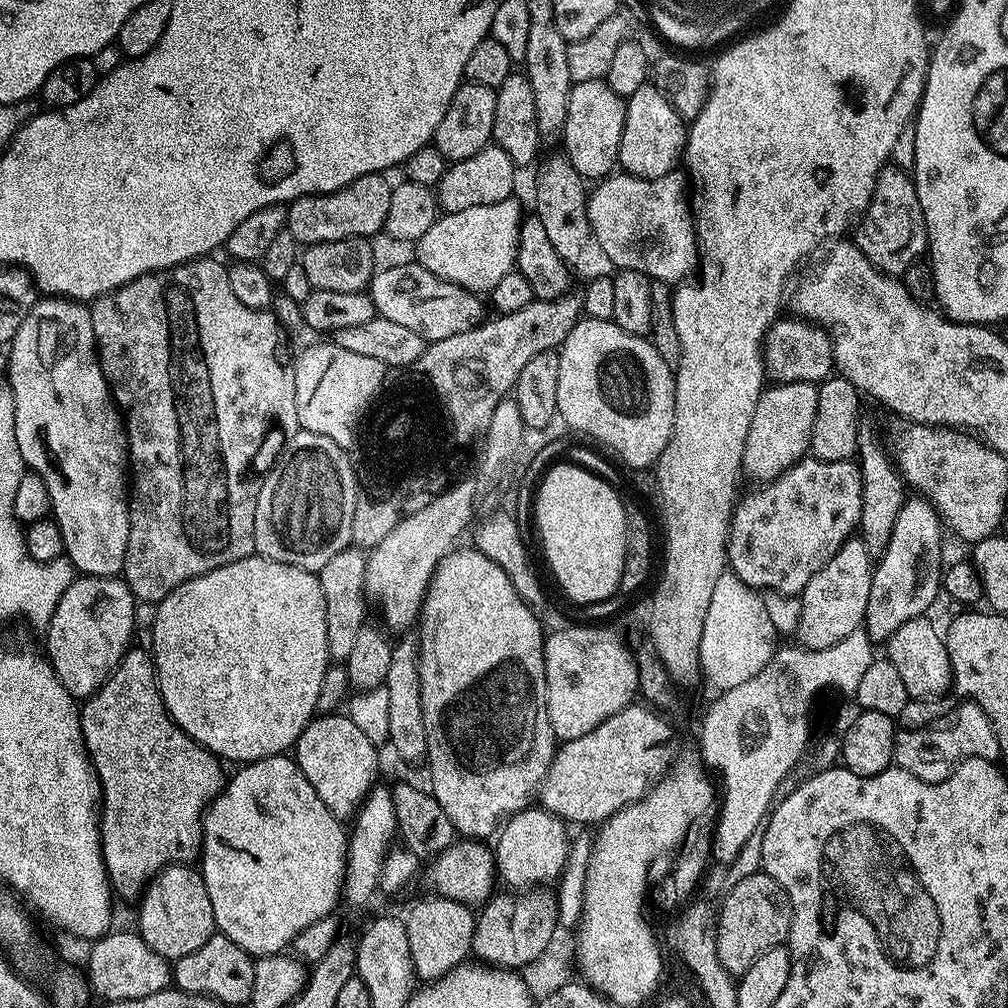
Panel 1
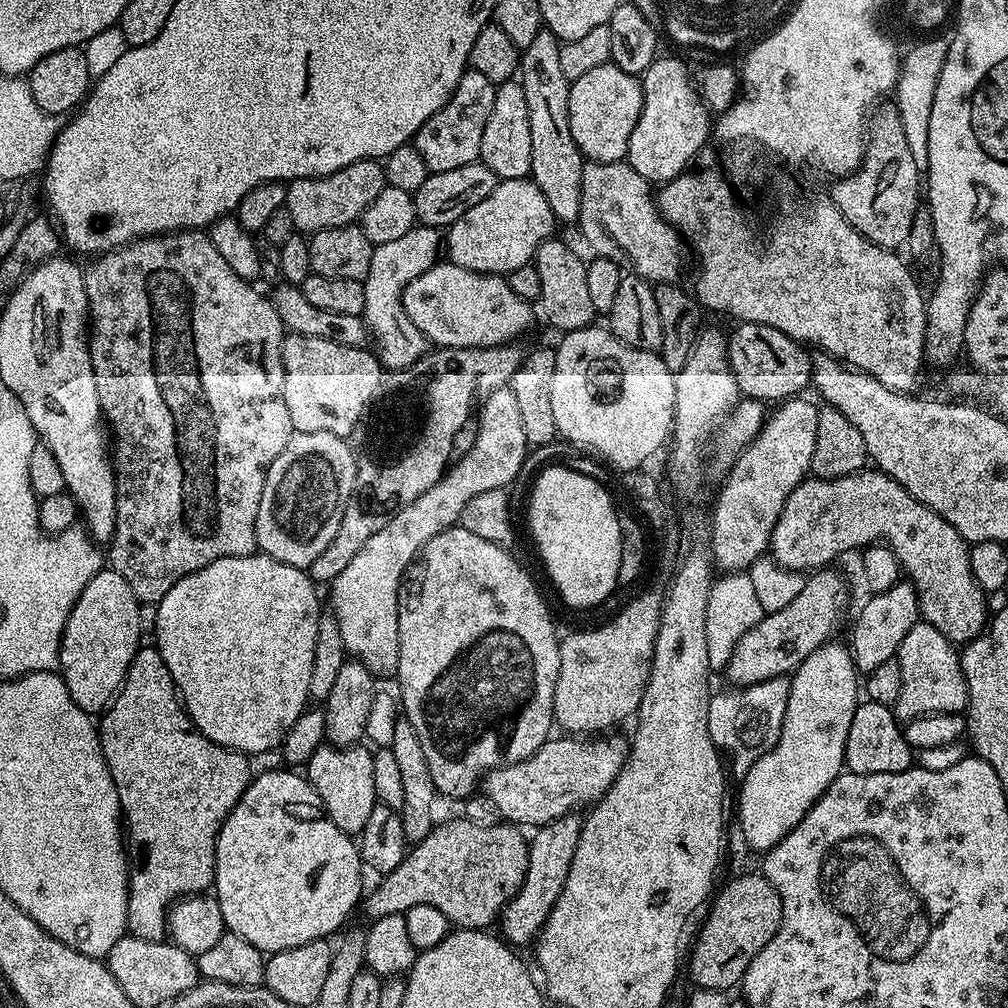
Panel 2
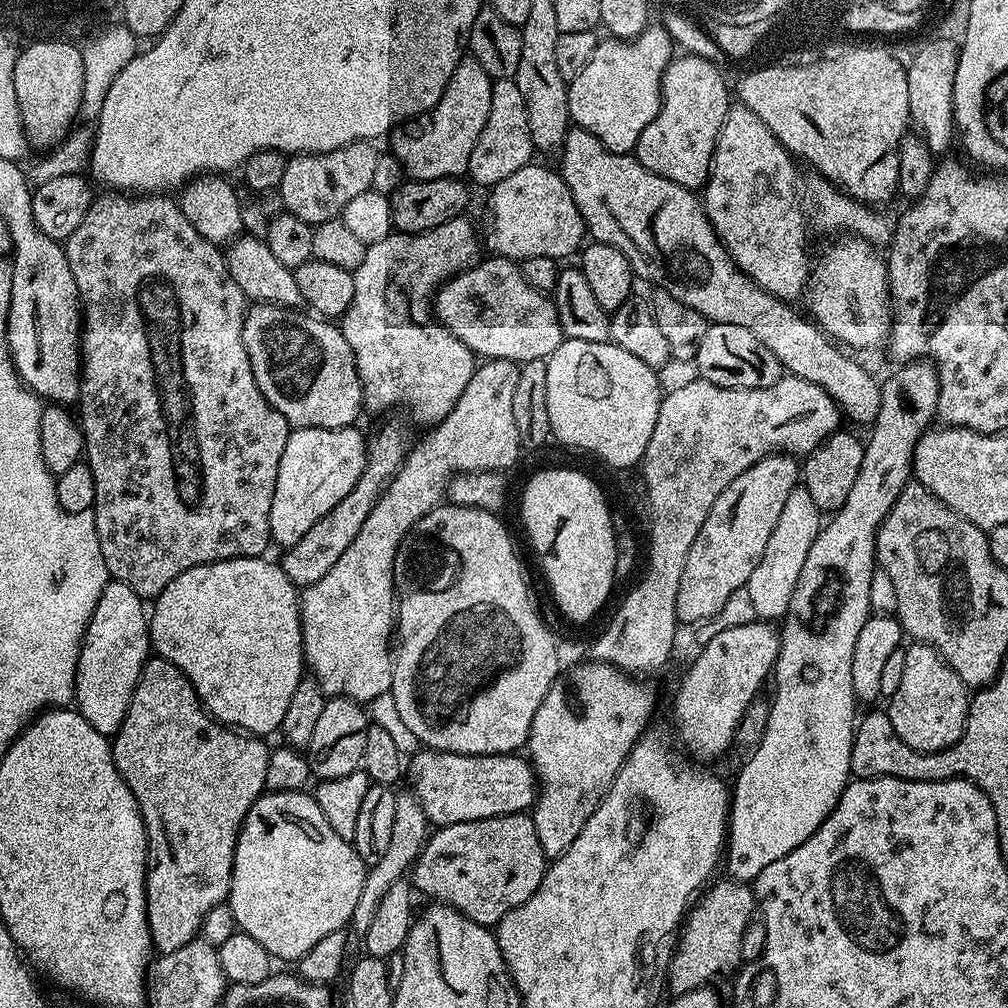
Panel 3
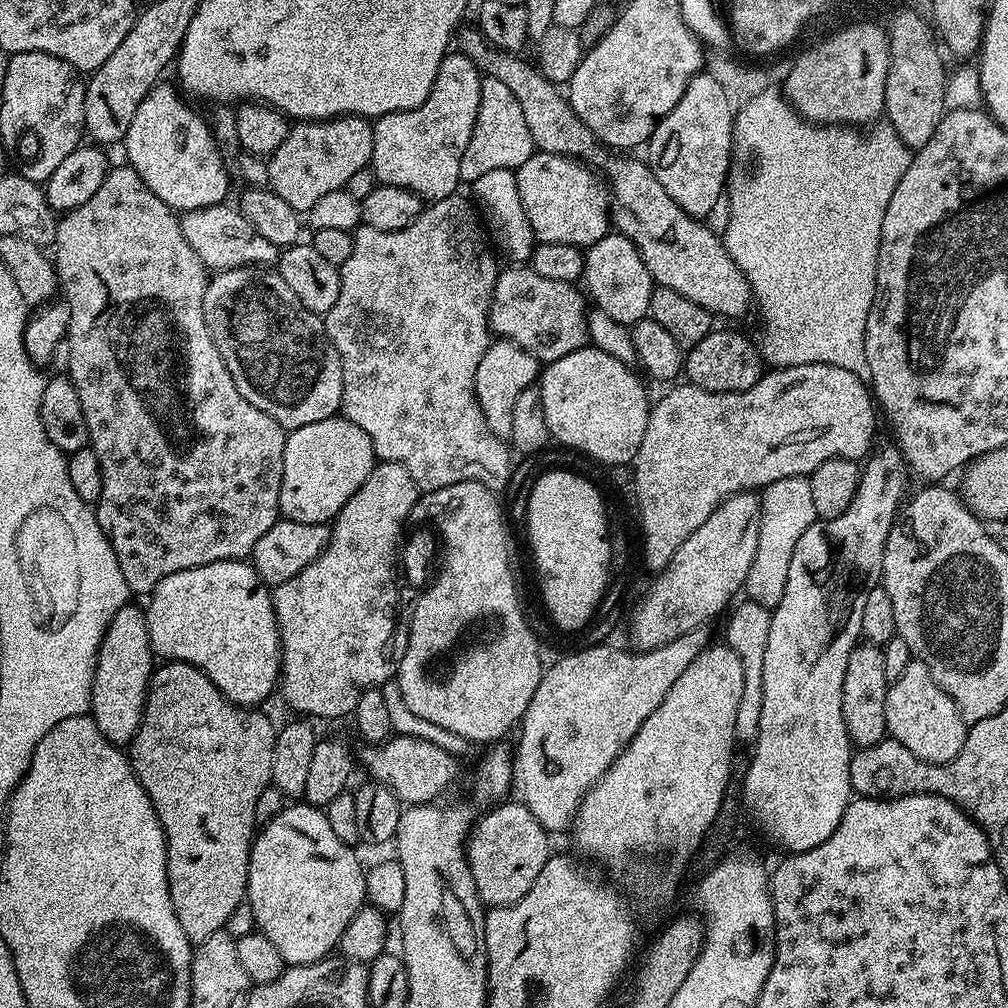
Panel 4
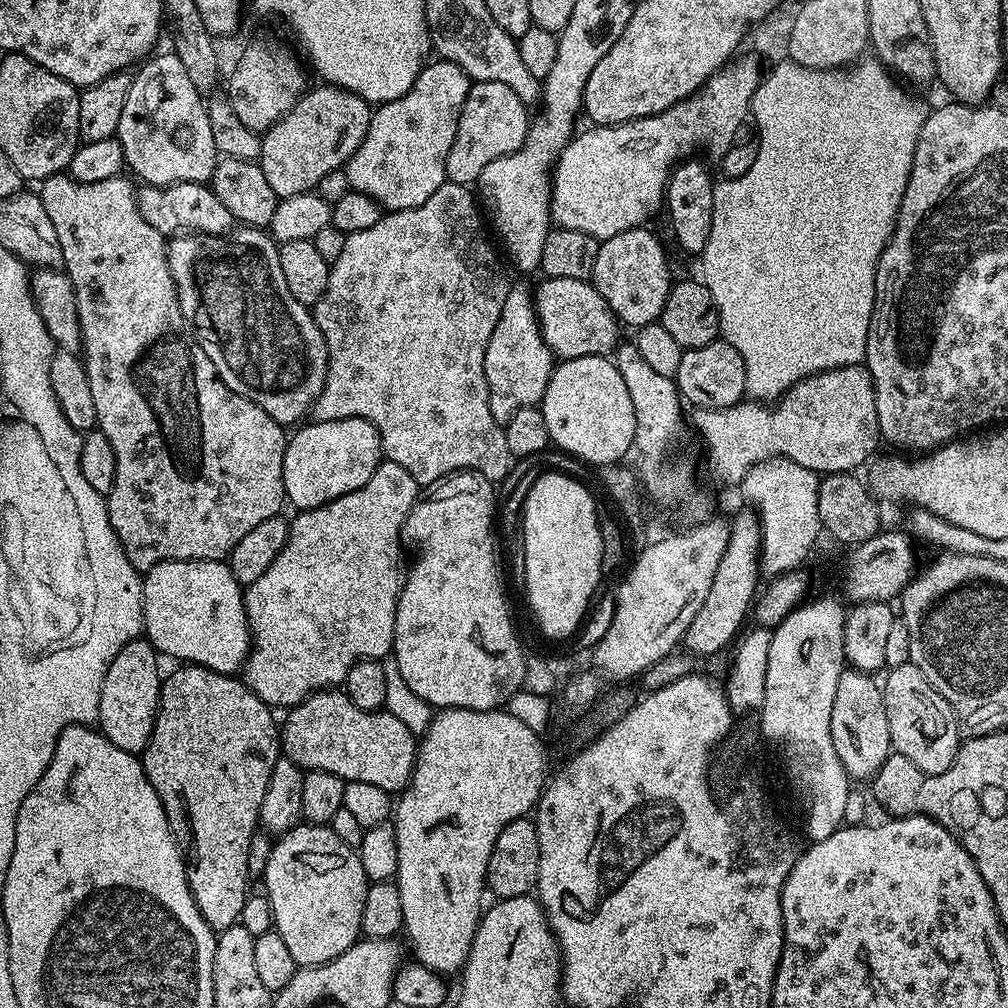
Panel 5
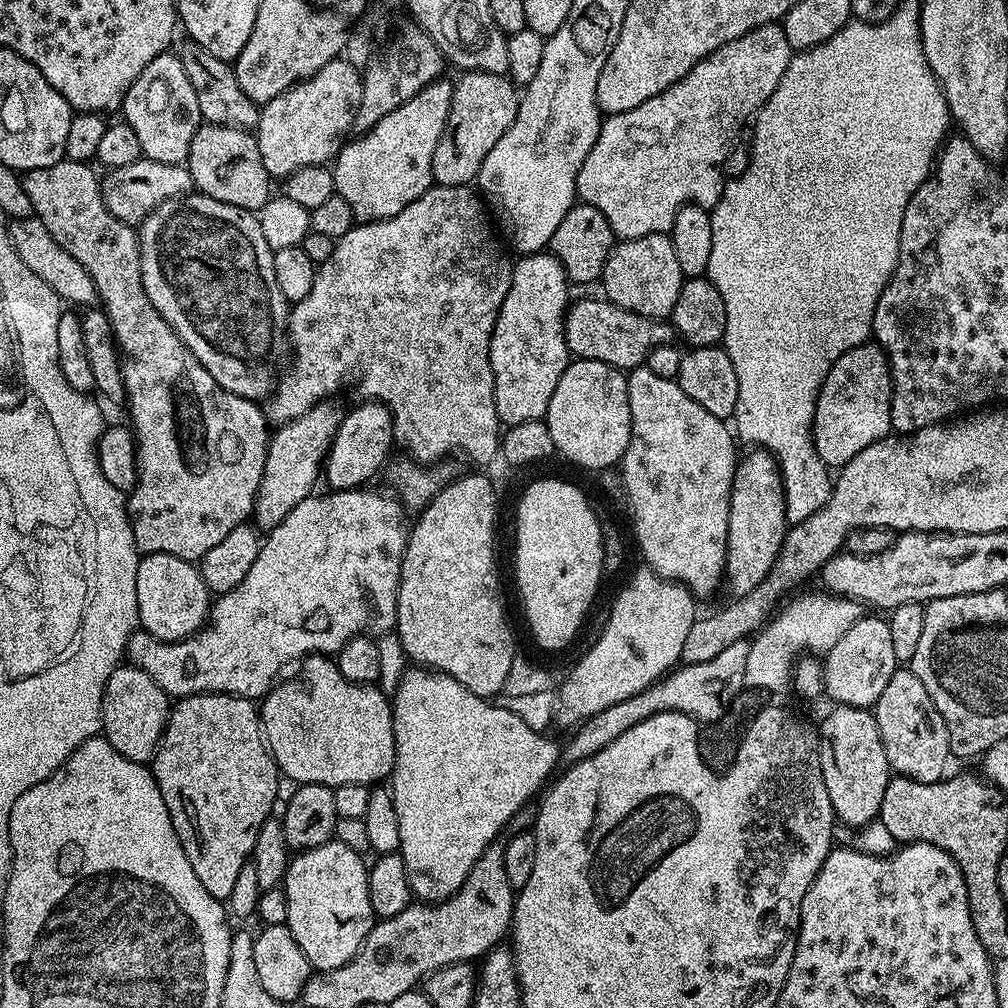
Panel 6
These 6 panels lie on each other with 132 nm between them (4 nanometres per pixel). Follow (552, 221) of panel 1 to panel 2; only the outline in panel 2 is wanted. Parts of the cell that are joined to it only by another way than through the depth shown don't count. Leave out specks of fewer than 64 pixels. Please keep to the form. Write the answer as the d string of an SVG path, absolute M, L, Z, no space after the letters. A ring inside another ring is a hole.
M542 30L530 46L526 46L520 53L520 67L518 79L526 90L526 107L530 110L530 179L536 183L538 190L546 202L550 202L550 210L556 215L561 225L575 225L580 218L582 206L582 170L586 163L584 156L574 142L574 134L570 134L570 118L568 117L568 85L570 81L566 74L562 74L562 66L558 62L561 41L556 35Z

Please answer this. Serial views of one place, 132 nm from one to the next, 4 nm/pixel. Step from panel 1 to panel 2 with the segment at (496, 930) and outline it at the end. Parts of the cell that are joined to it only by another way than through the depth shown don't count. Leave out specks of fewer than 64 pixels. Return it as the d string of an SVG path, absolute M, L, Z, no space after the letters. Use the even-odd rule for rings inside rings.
M569 814L549 824L541 824L533 831L536 833L528 840L526 878L498 920L499 931L509 945L531 945L539 937L546 918L558 902L558 894L562 894L562 886L566 886L566 874L570 874L570 862L574 862L574 850L578 850L583 825L584 821L579 815Z

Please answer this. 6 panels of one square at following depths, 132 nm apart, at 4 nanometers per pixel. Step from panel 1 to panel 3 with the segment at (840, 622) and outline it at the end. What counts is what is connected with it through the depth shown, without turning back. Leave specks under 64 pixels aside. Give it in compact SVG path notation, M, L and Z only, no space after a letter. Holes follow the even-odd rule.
M753 622L747 624L746 626L734 626L730 630L722 630L722 634L714 634L714 638L703 641L700 653L696 656L696 661L688 668L688 673L684 676L684 681L680 684L680 689L676 692L676 701L672 704L672 720L676 723L676 736L680 739L680 744L685 748L687 755L689 757L695 758L700 762L708 762L704 760L716 760L728 747L731 746L732 740L737 739L738 729L740 727L740 719L746 714L748 707L757 699L756 696L760 692L760 687L764 684L764 679L771 677L773 675L774 669L776 667L776 659L778 658L778 650L780 649L780 633L771 623L768 622Z

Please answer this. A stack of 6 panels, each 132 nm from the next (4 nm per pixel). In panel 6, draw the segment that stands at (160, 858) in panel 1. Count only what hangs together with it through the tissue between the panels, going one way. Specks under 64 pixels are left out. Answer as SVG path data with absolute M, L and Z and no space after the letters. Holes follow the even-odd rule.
M203 692L197 696L185 696L177 699L171 705L168 714L168 724L164 728L164 737L156 748L156 755L150 761L152 776L158 782L158 790L166 802L166 810L172 819L174 830L178 834L181 846L186 850L186 858L190 858L190 866L194 866L194 874L198 874L198 882L206 886L206 891L216 900L227 901L230 890L234 890L234 881L244 864L249 863L254 842L258 838L258 830L262 830L262 822L266 822L272 815L272 807L276 804L276 795L280 792L282 773L276 767L272 753L264 742L264 729L260 727L260 713L257 705L245 696L227 696L224 692Z

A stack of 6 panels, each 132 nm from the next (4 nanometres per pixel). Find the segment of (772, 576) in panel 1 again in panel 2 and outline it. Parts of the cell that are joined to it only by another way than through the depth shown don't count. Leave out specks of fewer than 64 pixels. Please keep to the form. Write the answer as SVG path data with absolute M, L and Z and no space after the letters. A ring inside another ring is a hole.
M861 470L833 480L805 478L790 494L790 498L786 498L786 506L782 506L782 514L772 531L771 559L792 572L807 573L831 565L828 564L831 560L838 559L851 548L860 550L869 544L883 542L890 550L894 550L903 575L916 589L923 623L937 628L947 640L957 646L975 640L985 631L990 611L988 612L989 597L978 586L970 570L968 541L962 538L962 534L958 534L958 530L954 530L954 526L950 526L950 522L946 522L946 518L930 510L930 506L918 502L918 498L914 498L914 494L910 494L910 490L903 488L897 480L879 470L868 471Z

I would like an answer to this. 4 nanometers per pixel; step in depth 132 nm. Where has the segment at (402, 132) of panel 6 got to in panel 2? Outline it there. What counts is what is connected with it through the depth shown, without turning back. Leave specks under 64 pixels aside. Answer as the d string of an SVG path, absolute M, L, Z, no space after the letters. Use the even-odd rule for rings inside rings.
M465 70L454 94L426 122L416 129L414 143L418 154L422 154L429 173L442 170L458 170L458 166L475 164L482 150L482 134L486 130L486 118L490 118L490 109L494 107L496 85L482 74Z

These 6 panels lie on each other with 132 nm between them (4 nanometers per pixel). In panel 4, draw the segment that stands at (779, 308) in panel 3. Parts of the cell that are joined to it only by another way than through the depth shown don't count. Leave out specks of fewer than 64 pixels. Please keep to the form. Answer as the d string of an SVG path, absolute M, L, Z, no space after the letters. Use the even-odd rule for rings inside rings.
M464 26L459 29L458 48L466 58L470 58L470 62L474 62L474 66L480 68L484 76L498 78L513 92L514 98L518 98L518 106L522 106L526 126L530 129L530 138L539 151L571 156L574 160L587 162L592 166L603 162L605 149L598 143L593 132L588 129L586 122L582 122L582 118L574 114L565 93L557 85L549 82L540 73L539 67L531 63L528 65L523 60L525 58L523 55L501 52L480 33L479 27L476 26L472 28ZM616 154L608 164L608 176L606 175L606 187L610 193L610 220L615 231L621 232L634 246L638 246L638 254L642 254L642 262L646 262L646 270L650 270L653 281L659 287L678 290L690 302L698 302L706 311L720 316L744 316L748 312L748 307L753 307L752 287L746 282L744 272L738 270L734 258L726 250L723 239L716 236L707 228L703 219L686 214L666 190L662 190L662 185L658 178L648 169L647 163L643 159L631 160L631 155Z

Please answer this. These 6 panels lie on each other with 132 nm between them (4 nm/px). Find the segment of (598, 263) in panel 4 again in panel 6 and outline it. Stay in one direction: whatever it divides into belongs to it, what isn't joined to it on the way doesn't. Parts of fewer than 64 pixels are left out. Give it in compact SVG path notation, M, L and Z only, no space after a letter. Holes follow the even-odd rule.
M646 234L646 238L622 240L613 247L604 267L603 295L619 308L651 320L664 320L671 317L674 302L678 302L678 290L682 290L685 279L674 255L671 235Z

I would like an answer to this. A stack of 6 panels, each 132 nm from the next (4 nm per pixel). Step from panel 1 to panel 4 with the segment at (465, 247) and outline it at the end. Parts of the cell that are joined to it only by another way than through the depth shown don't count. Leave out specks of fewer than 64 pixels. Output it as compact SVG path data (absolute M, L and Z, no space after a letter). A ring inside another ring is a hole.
M539 150L533 151L522 166L515 169L518 198L537 241L566 242L586 250L610 231L610 193L605 181L592 172L587 163Z

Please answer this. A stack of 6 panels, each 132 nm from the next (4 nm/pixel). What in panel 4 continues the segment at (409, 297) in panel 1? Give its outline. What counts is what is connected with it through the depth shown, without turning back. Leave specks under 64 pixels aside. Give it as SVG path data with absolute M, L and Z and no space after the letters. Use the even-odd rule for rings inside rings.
M508 266L496 278L488 311L488 327L499 339L522 346L522 350L541 362L566 358L566 354L574 354L574 350L589 343L590 308L585 293L576 287L575 283L542 278L542 274L538 274L531 266Z

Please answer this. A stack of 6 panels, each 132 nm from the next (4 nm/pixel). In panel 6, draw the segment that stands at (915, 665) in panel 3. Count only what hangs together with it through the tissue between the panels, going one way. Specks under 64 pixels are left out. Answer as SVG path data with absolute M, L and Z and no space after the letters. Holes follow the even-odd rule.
M897 667L882 690L882 698L874 705L874 715L882 738L882 750L886 750L886 762L895 775L927 784L945 779L950 761L946 722L942 722L942 714L938 714L934 702L930 702L926 686L922 686L911 667Z

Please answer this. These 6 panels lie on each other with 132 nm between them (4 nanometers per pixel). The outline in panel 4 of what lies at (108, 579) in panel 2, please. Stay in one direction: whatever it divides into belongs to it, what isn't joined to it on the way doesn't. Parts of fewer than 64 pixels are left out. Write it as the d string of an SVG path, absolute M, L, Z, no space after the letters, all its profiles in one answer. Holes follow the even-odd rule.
M126 603L118 610L118 614L114 614L100 643L96 659L96 673L92 683L92 707L90 709L92 721L96 723L98 730L102 730L104 737L117 746L131 745L134 734L142 722L144 703L148 697L148 684L152 681L154 671L154 663L152 664L154 653L148 633L148 617L143 607L135 608L134 604Z

